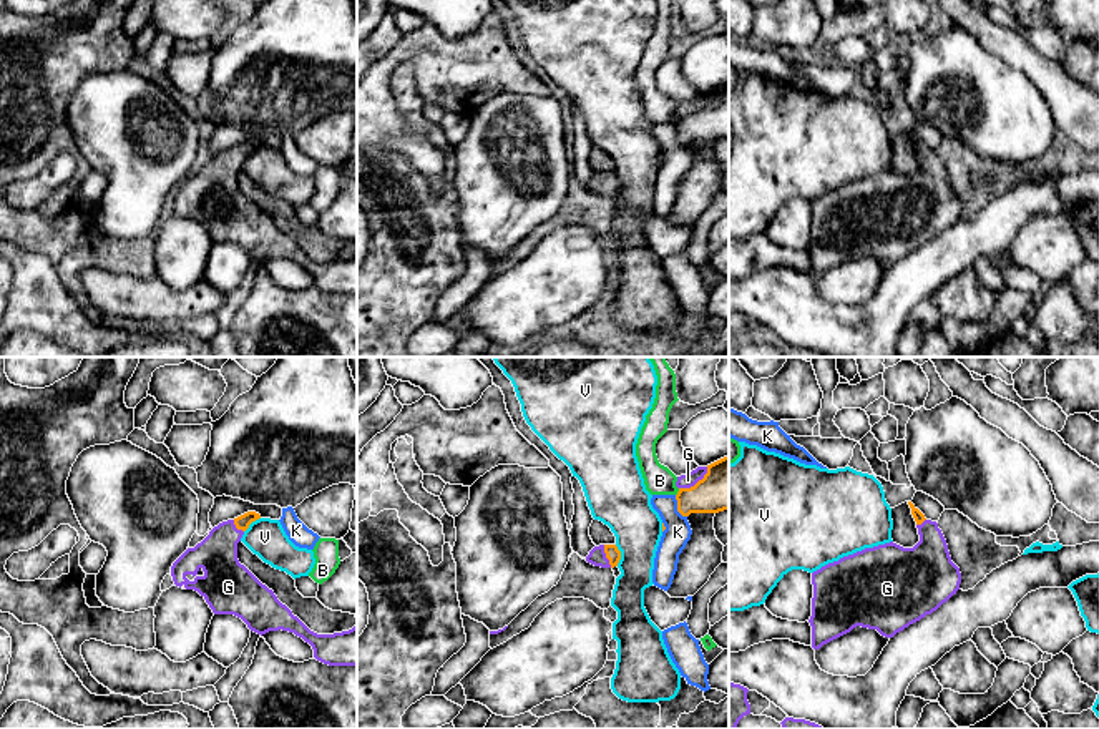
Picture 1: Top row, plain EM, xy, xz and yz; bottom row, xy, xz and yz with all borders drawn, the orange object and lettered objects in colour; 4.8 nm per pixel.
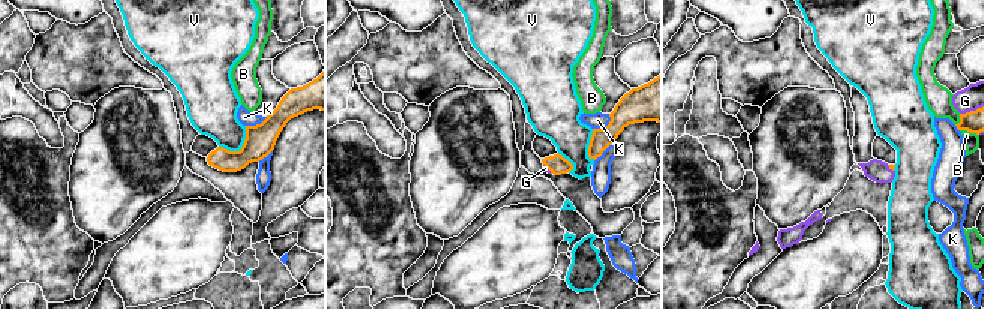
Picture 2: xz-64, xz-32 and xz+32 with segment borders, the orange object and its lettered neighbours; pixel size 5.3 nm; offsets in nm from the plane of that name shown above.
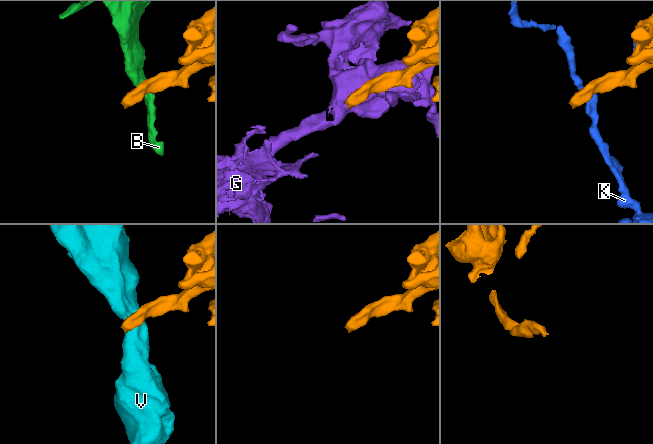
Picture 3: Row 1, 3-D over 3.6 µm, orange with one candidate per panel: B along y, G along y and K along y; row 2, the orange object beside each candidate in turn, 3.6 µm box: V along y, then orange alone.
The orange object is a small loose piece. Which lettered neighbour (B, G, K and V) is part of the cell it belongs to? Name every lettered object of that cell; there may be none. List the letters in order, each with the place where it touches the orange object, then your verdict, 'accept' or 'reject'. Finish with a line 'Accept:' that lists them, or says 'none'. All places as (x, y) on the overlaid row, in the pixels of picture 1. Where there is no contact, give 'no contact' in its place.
B: xz (678, 492) | reject
G: xz (698, 482) | accept
K: xz (678, 507) | reject
V: xz (620, 555) | reject
Accept: G

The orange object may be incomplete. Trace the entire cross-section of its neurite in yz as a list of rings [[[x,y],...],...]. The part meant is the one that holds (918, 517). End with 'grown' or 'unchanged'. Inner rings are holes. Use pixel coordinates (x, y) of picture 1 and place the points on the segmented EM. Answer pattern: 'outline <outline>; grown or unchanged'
outline [[[911,501],[908,505],[920,535],[920,541],[913,548],[890,541],[843,556],[812,573],[813,598],[808,623],[813,649],[820,649],[857,626],[877,629],[882,636],[893,638],[936,611],[960,590],[961,573],[951,561],[938,523],[926,520]]]; grown

